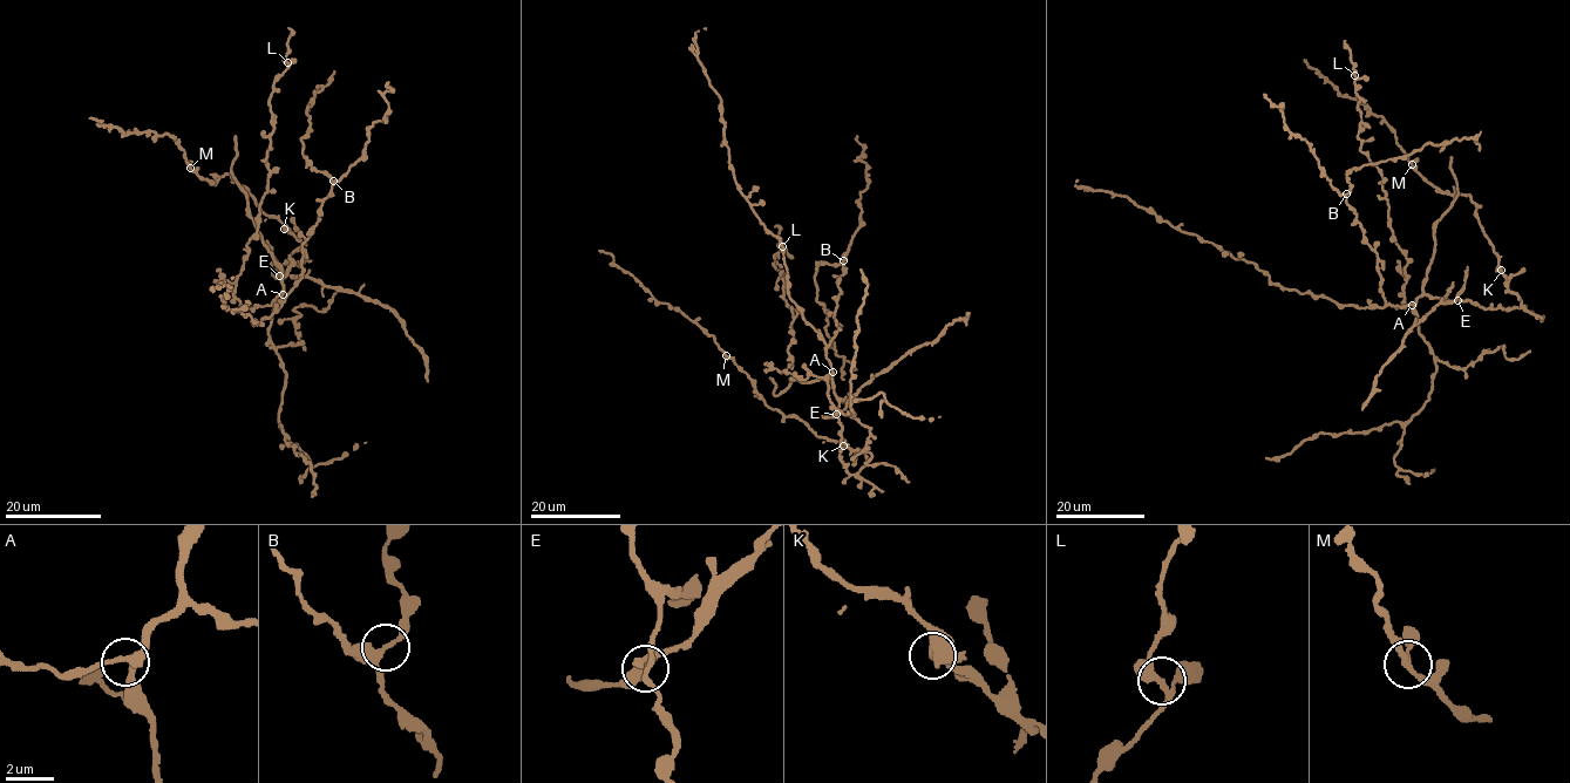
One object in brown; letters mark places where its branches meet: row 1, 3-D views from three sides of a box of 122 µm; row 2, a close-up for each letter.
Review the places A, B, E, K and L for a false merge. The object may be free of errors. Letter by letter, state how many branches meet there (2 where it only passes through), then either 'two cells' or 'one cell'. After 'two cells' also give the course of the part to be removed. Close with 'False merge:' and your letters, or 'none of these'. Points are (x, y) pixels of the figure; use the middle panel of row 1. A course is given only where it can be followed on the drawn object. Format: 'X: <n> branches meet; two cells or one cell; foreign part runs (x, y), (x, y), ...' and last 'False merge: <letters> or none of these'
A: 3 branches meet; one cell
B: 3 branches meet; one cell
E: 3 branches meet; one cell
K: 3 branches meet; one cell
L: 3 branches meet; one cell
False merge: none of these

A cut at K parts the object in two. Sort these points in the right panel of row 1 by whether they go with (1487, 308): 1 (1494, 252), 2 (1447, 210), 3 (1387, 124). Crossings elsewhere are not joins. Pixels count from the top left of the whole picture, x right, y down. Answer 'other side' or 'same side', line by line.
1: other side
2: same side
3: other side

